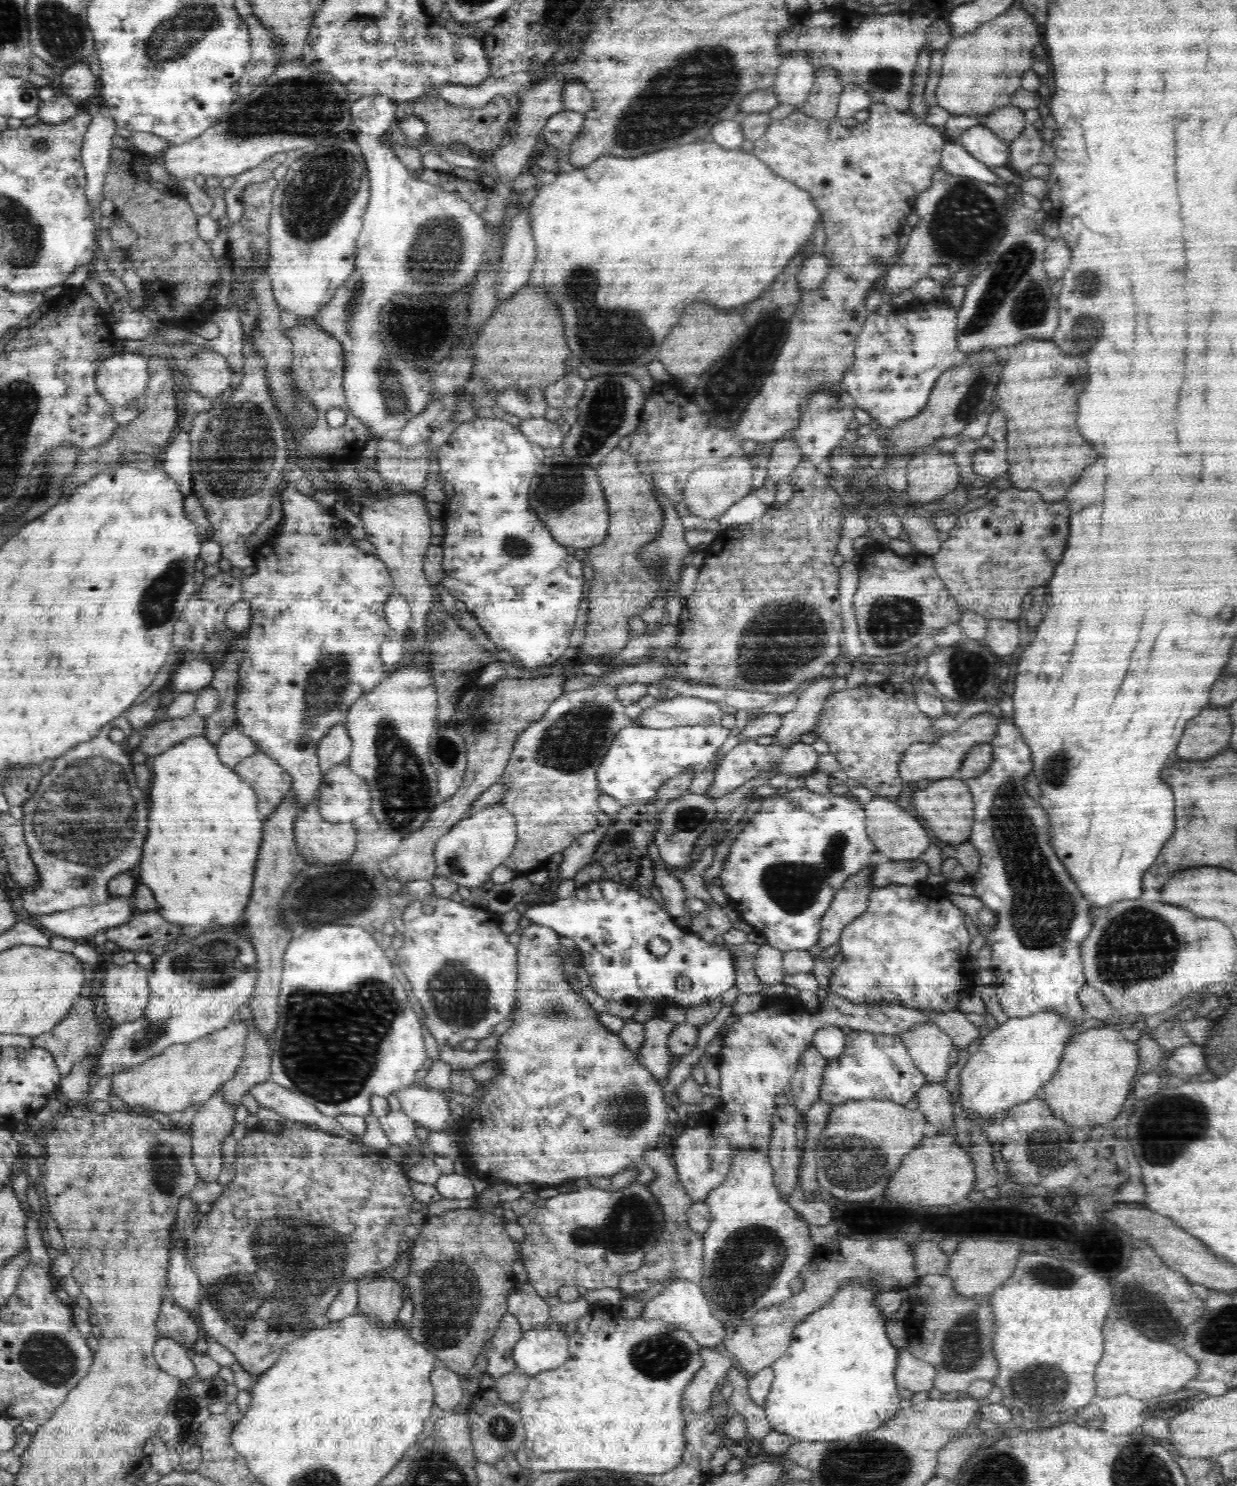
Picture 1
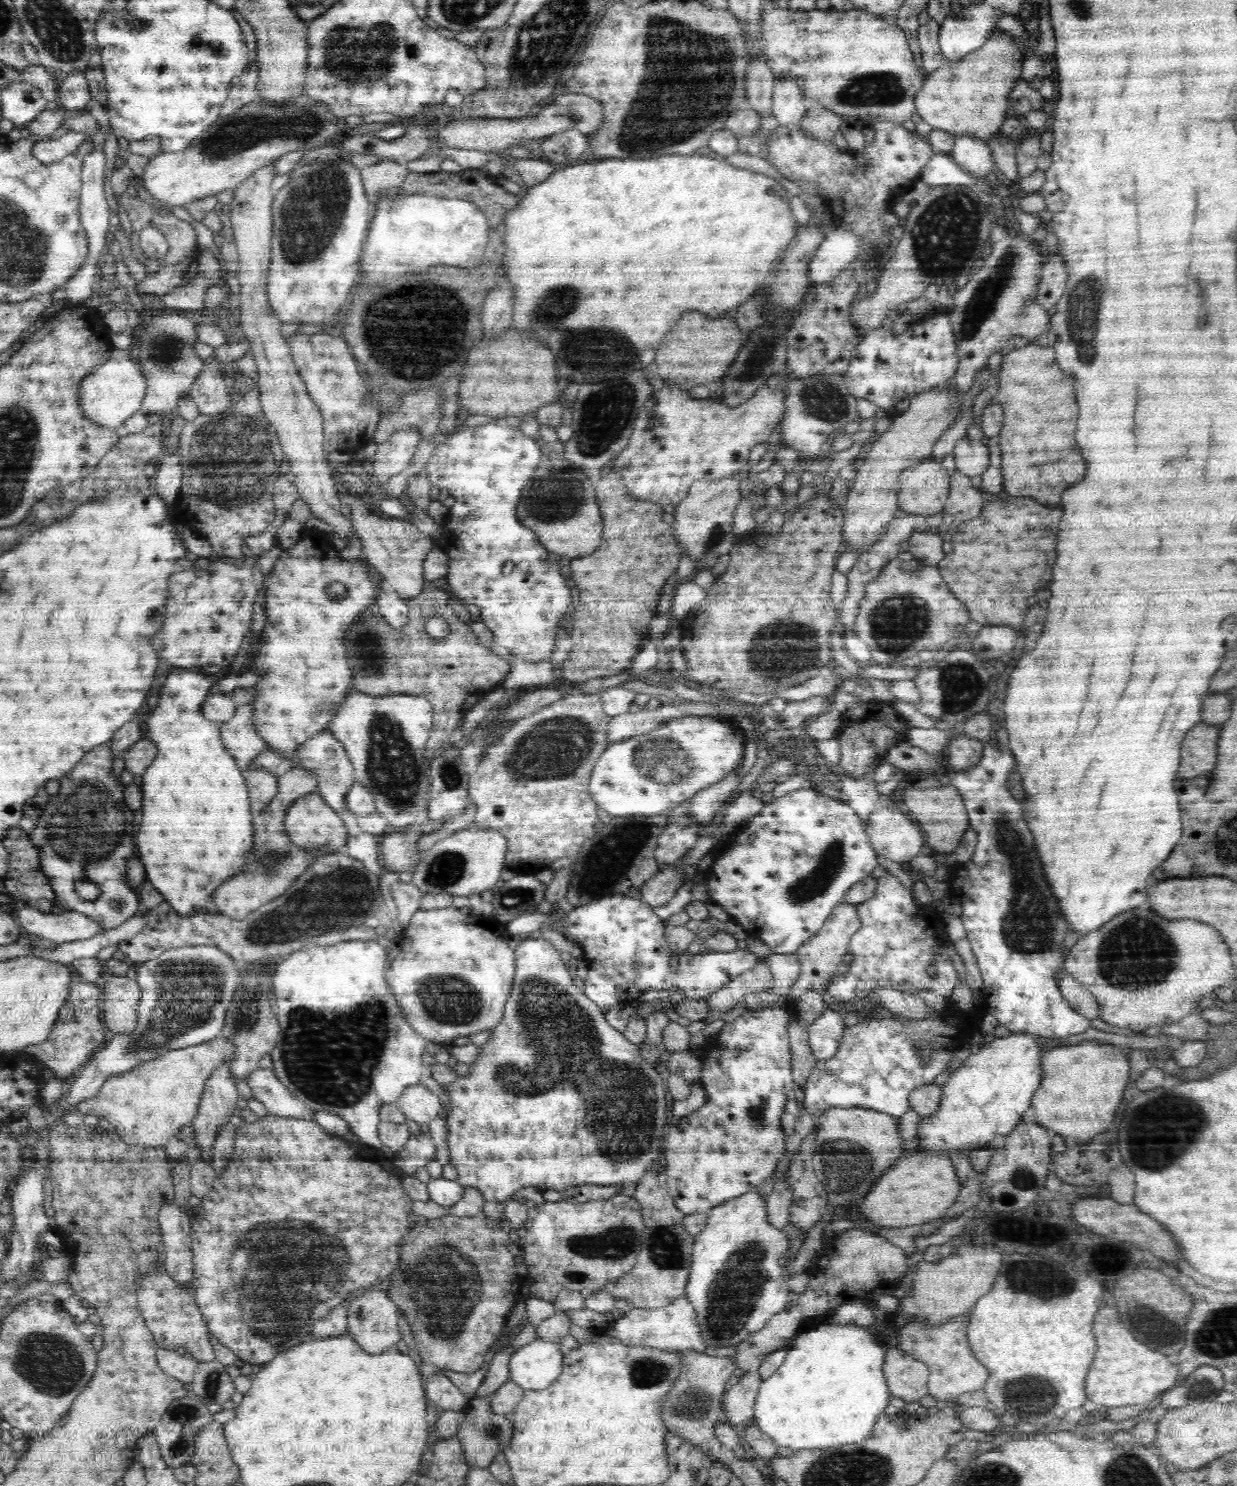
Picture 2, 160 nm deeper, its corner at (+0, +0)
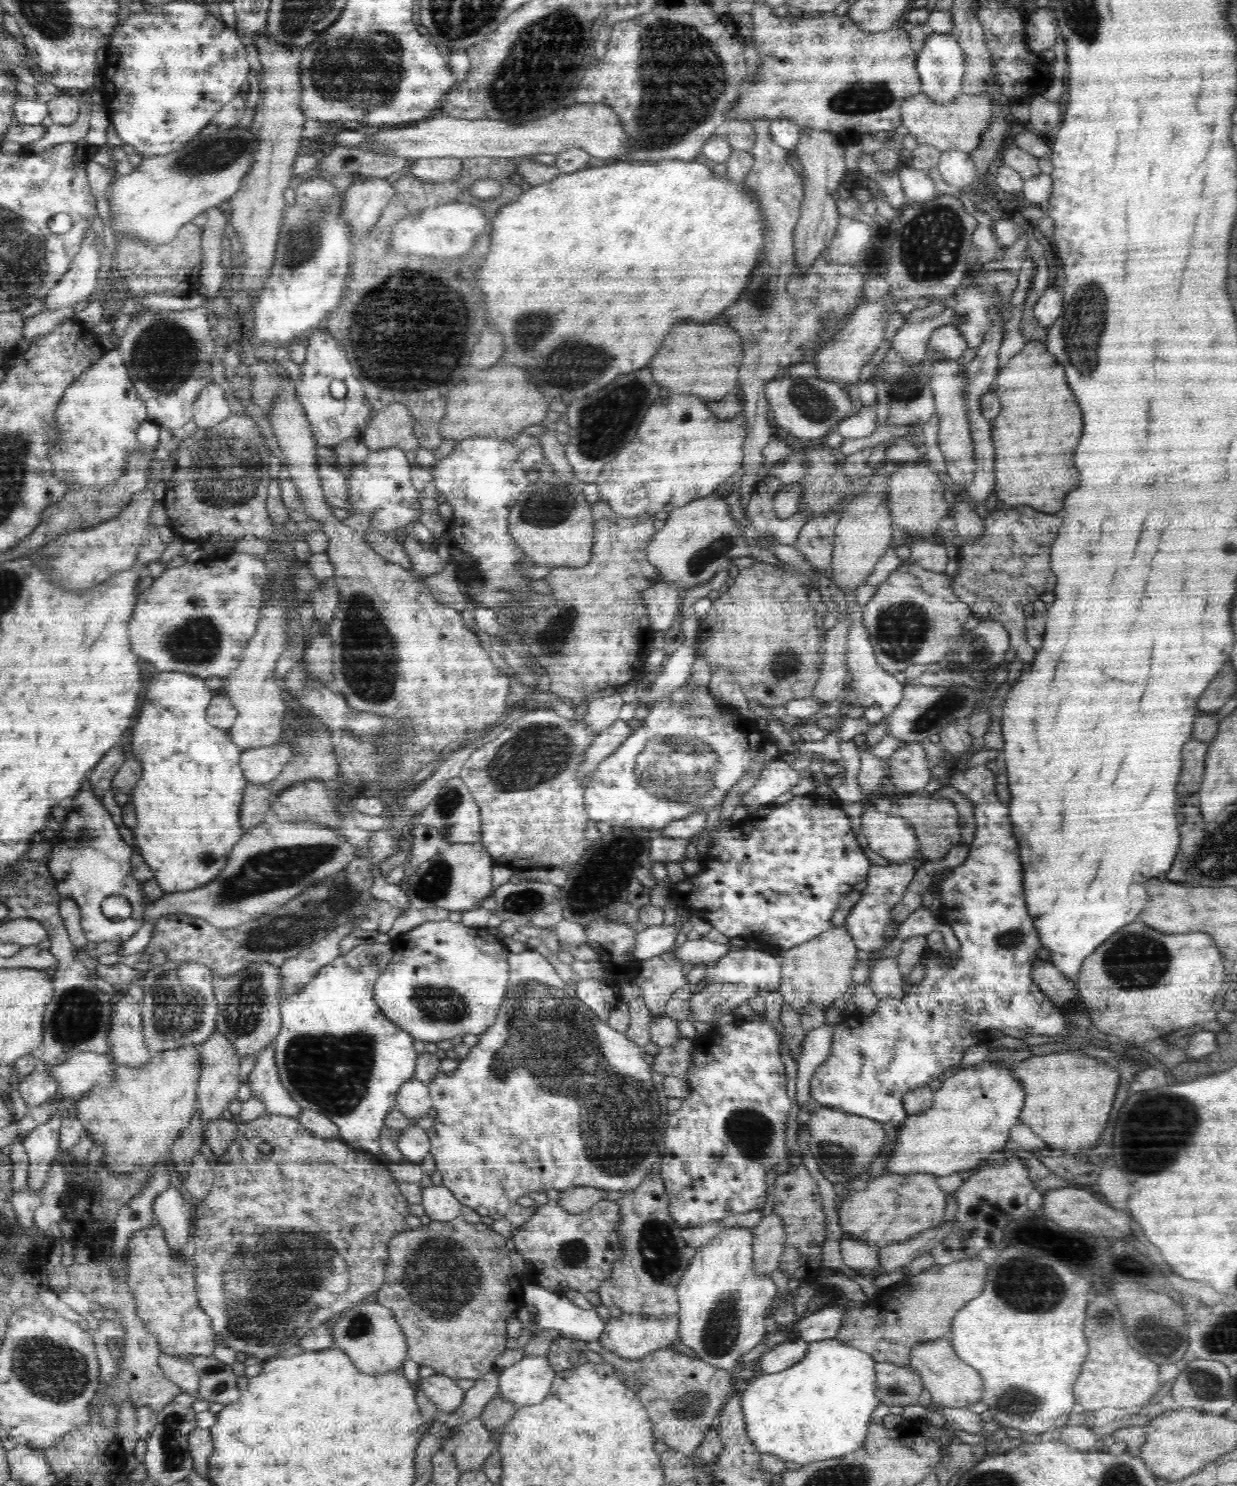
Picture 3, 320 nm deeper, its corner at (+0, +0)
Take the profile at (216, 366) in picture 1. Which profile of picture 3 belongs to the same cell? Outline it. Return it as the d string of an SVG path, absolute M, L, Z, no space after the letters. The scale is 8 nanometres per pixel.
M210 382L194 400L193 421L197 428L208 430L230 416L230 407L220 385Z

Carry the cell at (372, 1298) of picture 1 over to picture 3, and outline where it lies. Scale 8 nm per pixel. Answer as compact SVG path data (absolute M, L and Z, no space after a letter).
M376 1300L356 1303L344 1310L331 1330L333 1348L339 1348L348 1354L355 1367L364 1374L386 1374L401 1368L409 1358L406 1356L406 1336L392 1311Z

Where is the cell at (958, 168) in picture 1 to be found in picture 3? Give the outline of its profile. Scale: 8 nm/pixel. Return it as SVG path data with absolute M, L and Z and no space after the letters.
M902 167L899 174L901 187L908 204L932 199L939 194L936 191L934 180L928 175L928 169L918 170L917 168Z

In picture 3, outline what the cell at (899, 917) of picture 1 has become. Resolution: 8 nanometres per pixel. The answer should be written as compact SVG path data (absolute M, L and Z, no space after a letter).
M908 862L886 866L872 865L869 868L865 878L866 887L861 892L860 900L854 904L842 924L847 928L848 934L852 936L858 949L872 953L885 948L895 938L898 926L891 918L891 910L902 900L914 874L914 867Z

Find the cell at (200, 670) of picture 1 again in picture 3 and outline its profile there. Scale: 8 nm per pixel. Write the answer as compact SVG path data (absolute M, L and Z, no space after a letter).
M180 672L156 674L148 688L132 730L132 754L140 760L142 774L130 793L136 808L138 826L134 826L136 848L151 867L153 879L164 892L184 892L203 887L222 872L230 850L244 834L240 826L239 810L244 791L249 783L243 775L240 758L243 752L230 739L227 731L209 723L208 706L212 691L203 678Z

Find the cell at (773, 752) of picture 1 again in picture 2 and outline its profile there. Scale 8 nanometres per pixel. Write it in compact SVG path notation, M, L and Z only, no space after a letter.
M732 770L726 778L720 780L720 782L716 782L716 784L712 784L712 786L708 786L708 788L704 788L699 790L690 800L687 815L700 825L705 825L708 823L716 814L716 811L720 808L720 806L728 799L733 790L738 786L741 780L737 779L738 773L736 770Z

